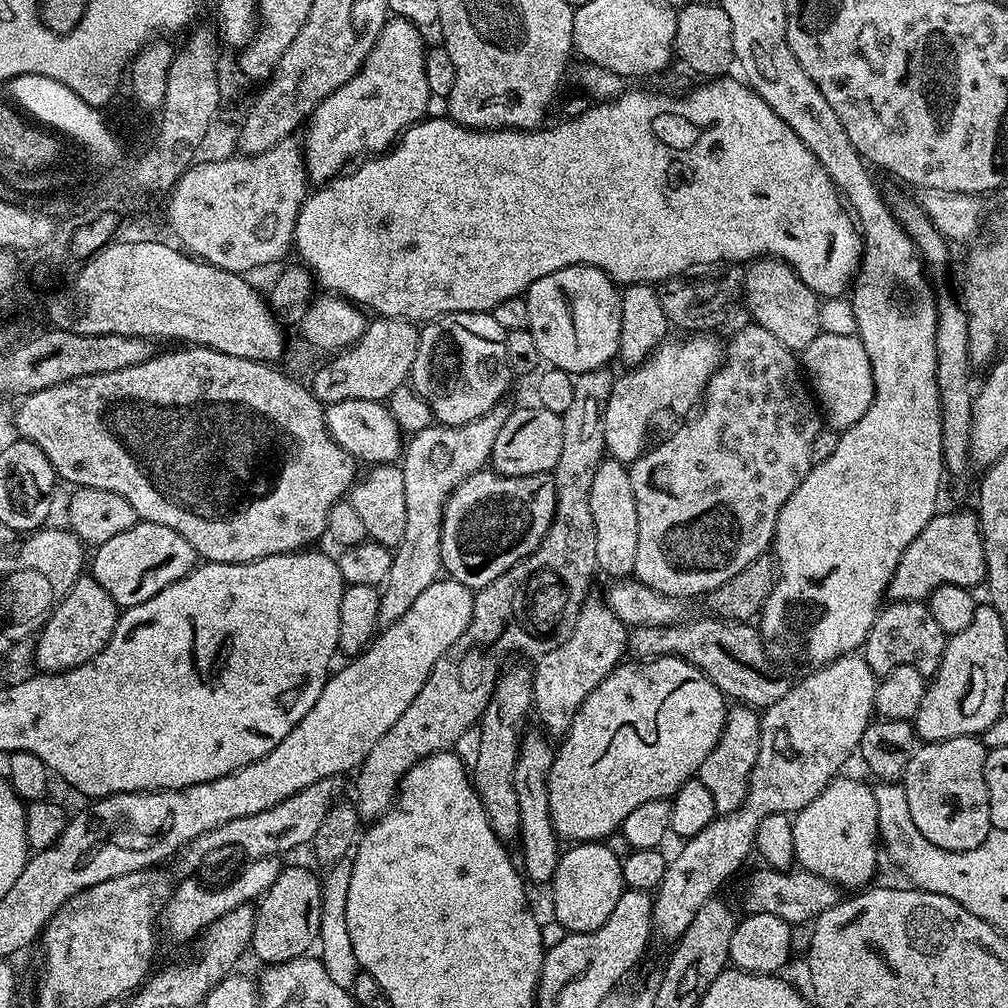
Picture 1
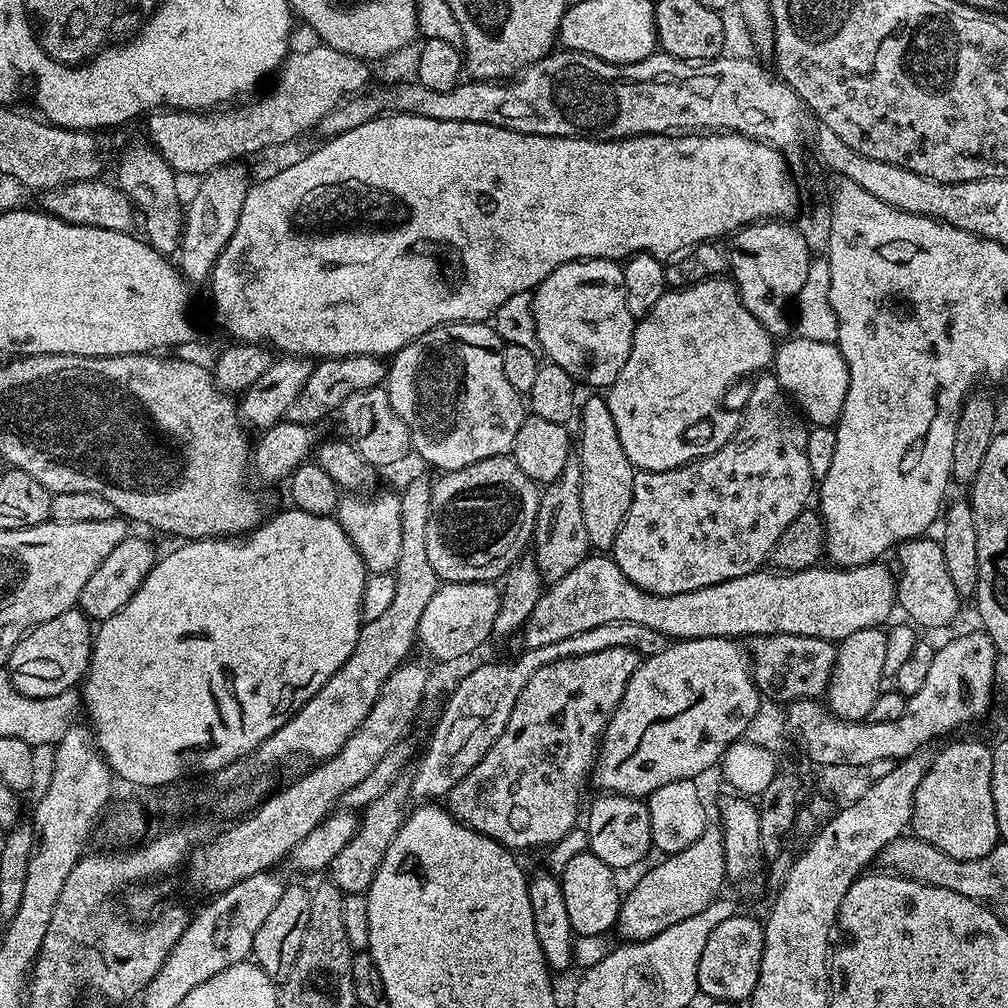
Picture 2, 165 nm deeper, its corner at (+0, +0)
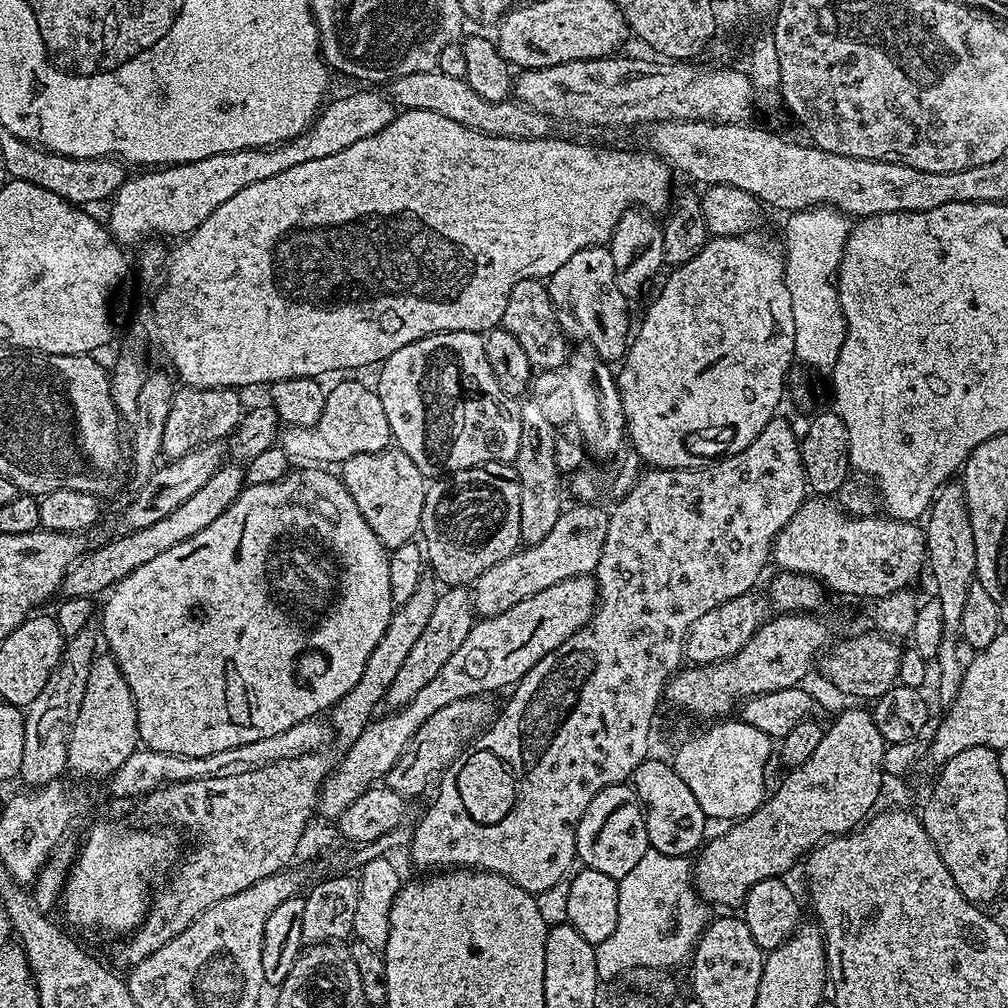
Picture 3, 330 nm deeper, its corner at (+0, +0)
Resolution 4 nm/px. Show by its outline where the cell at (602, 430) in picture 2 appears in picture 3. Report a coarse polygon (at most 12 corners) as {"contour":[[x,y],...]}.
{"contour":[[569,351],[564,377],[588,456],[626,444],[620,388],[609,361]]}

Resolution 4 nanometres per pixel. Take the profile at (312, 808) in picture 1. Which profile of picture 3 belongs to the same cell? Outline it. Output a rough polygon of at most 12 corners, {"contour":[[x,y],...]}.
{"contour":[[491,699],[430,714],[388,771],[386,787],[420,796],[489,723]]}

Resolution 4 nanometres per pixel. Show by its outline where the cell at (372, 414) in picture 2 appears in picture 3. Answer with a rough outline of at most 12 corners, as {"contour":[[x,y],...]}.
{"contour":[[340,378],[309,428],[278,444],[296,462],[339,466],[393,443],[375,387]]}

